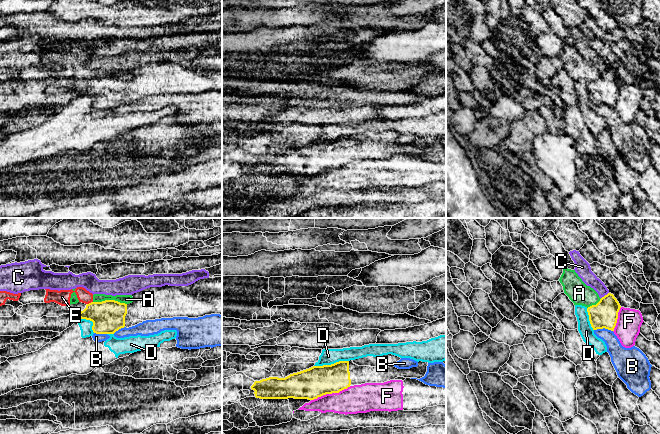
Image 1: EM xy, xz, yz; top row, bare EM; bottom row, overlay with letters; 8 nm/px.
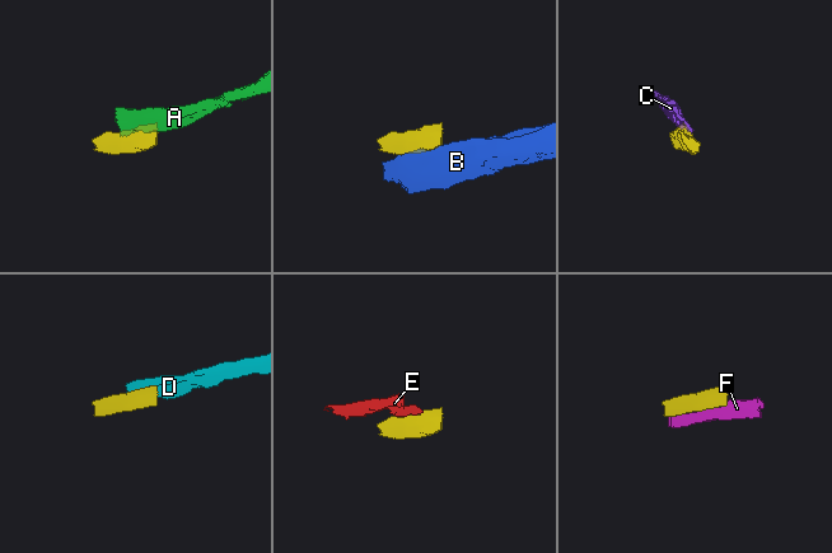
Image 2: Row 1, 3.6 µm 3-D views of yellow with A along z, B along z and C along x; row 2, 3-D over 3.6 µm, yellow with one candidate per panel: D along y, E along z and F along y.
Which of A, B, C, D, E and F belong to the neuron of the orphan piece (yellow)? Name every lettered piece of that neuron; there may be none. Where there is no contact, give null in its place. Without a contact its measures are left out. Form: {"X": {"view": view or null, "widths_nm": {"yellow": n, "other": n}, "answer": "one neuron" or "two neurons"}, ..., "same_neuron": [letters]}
{"A": {"view": "xy", "widths_nm": {"yellow": 260, "other": 70}, "answer": "two neurons"}, "B": {"view": "yz", "widths_nm": {"yellow": 220, "other": 140}, "answer": "two neurons"}, "C": {"view": "yz", "widths_nm": {"yellow": 220, "other": 110}, "answer": "two neurons"}, "D": {"view": "xz", "widths_nm": {"yellow": 240, "other": 130}, "answer": "two neurons"}, "E": {"view": "xy", "widths_nm": {"yellow": 260, "other": 120}, "answer": "two neurons"}, "F": {"view": "xz", "widths_nm": {"yellow": 240, "other": 220}, "answer": "two neurons"}, "same_neuron": []}

